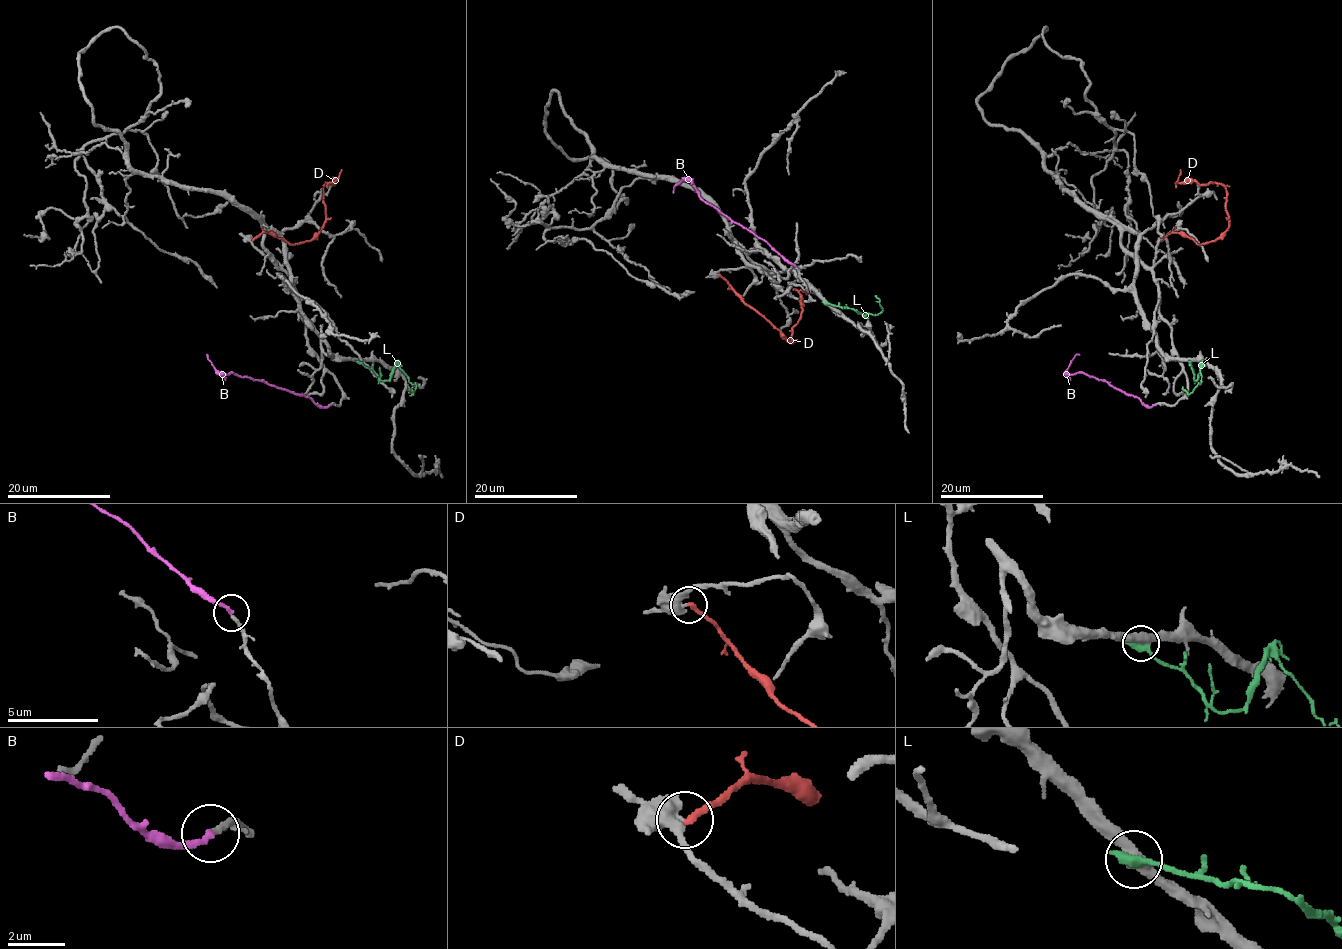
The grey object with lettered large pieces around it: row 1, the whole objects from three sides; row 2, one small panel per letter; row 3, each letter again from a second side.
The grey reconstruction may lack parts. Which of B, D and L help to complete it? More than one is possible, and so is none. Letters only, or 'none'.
B

